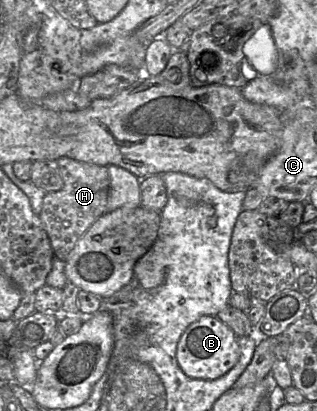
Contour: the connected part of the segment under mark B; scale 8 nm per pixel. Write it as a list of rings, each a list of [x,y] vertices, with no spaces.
[[[203,316],[182,334],[176,359],[183,373],[194,380],[214,381],[228,375],[238,364],[239,347],[233,332],[218,317]]]

